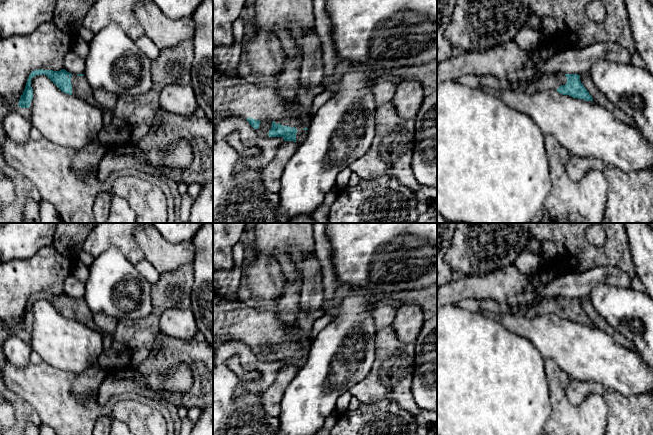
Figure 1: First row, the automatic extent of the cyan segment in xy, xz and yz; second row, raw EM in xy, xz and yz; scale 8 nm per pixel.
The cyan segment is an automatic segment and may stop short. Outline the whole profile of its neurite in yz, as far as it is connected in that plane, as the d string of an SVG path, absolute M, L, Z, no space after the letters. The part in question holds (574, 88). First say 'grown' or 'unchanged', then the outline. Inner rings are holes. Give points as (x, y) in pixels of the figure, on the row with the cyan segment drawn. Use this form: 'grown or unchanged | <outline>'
grown | M557 73L554 75L544 75L534 80L525 88L527 93L547 91L554 89L560 94L569 95L573 98L593 101L592 96L580 81L580 75Z

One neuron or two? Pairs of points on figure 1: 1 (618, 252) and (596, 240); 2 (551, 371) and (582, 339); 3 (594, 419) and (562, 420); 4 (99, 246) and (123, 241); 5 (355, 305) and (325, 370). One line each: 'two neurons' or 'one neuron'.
1: two neurons
2: two neurons
3: one neuron
4: one neuron
5: one neuron

